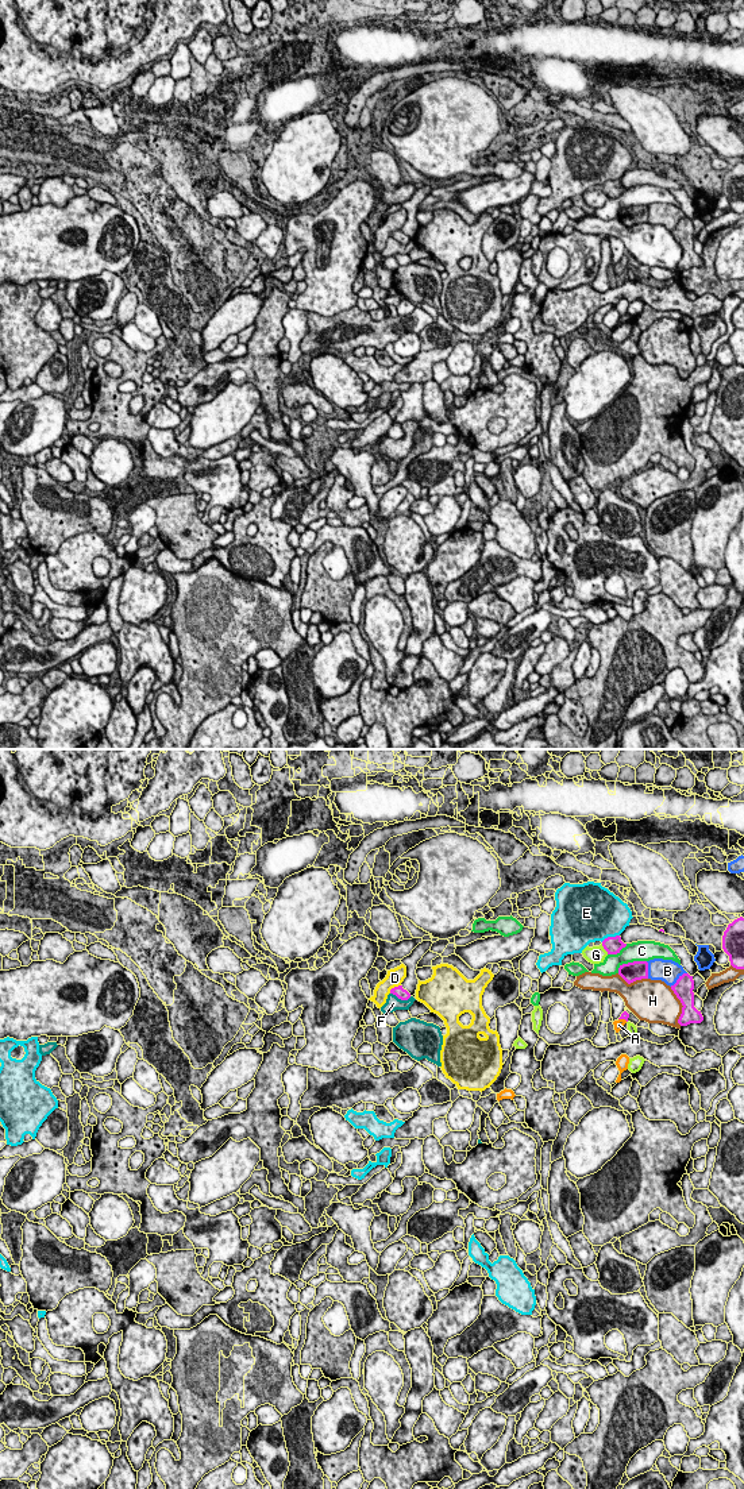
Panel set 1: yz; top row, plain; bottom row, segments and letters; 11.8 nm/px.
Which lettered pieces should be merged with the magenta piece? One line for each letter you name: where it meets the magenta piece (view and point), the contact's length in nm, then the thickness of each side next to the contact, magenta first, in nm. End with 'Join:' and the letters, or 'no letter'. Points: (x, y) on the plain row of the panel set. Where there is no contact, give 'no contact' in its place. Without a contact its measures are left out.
A: meets magenta in yz at (623, 262); contact 120 nm long; 90 nm thick on the magenta side, 120 nm on the other
Join: A

